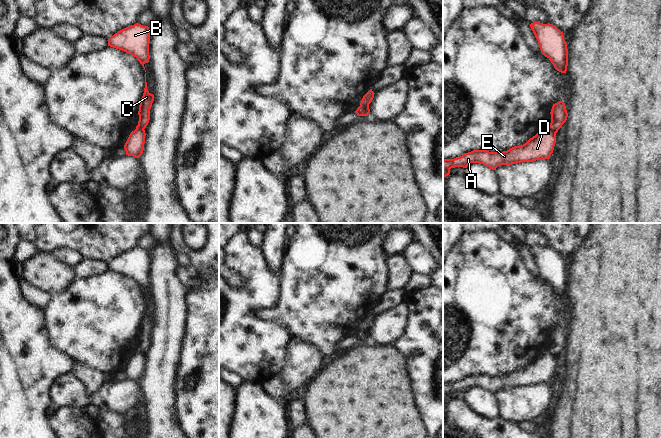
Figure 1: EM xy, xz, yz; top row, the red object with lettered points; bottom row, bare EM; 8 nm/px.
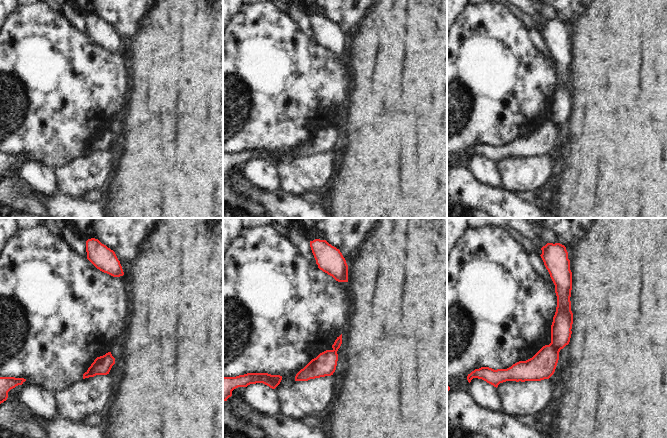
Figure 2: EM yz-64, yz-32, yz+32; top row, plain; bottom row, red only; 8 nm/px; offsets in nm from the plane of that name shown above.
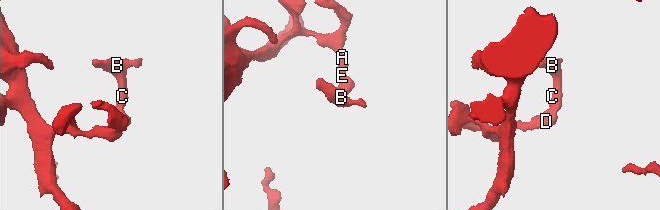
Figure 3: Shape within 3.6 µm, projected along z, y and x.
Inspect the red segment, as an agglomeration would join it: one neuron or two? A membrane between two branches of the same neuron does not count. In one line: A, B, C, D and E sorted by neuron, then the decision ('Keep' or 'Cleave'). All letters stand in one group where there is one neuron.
Groups: A D E / B C. Cleave.

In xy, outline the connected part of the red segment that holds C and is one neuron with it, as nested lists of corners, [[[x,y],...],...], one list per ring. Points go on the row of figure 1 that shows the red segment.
[[[145,73],[145,88],[144,93],[139,105],[139,121],[136,129],[145,129],[150,120],[150,109],[154,101],[154,95],[151,94],[147,89],[146,73]]]

